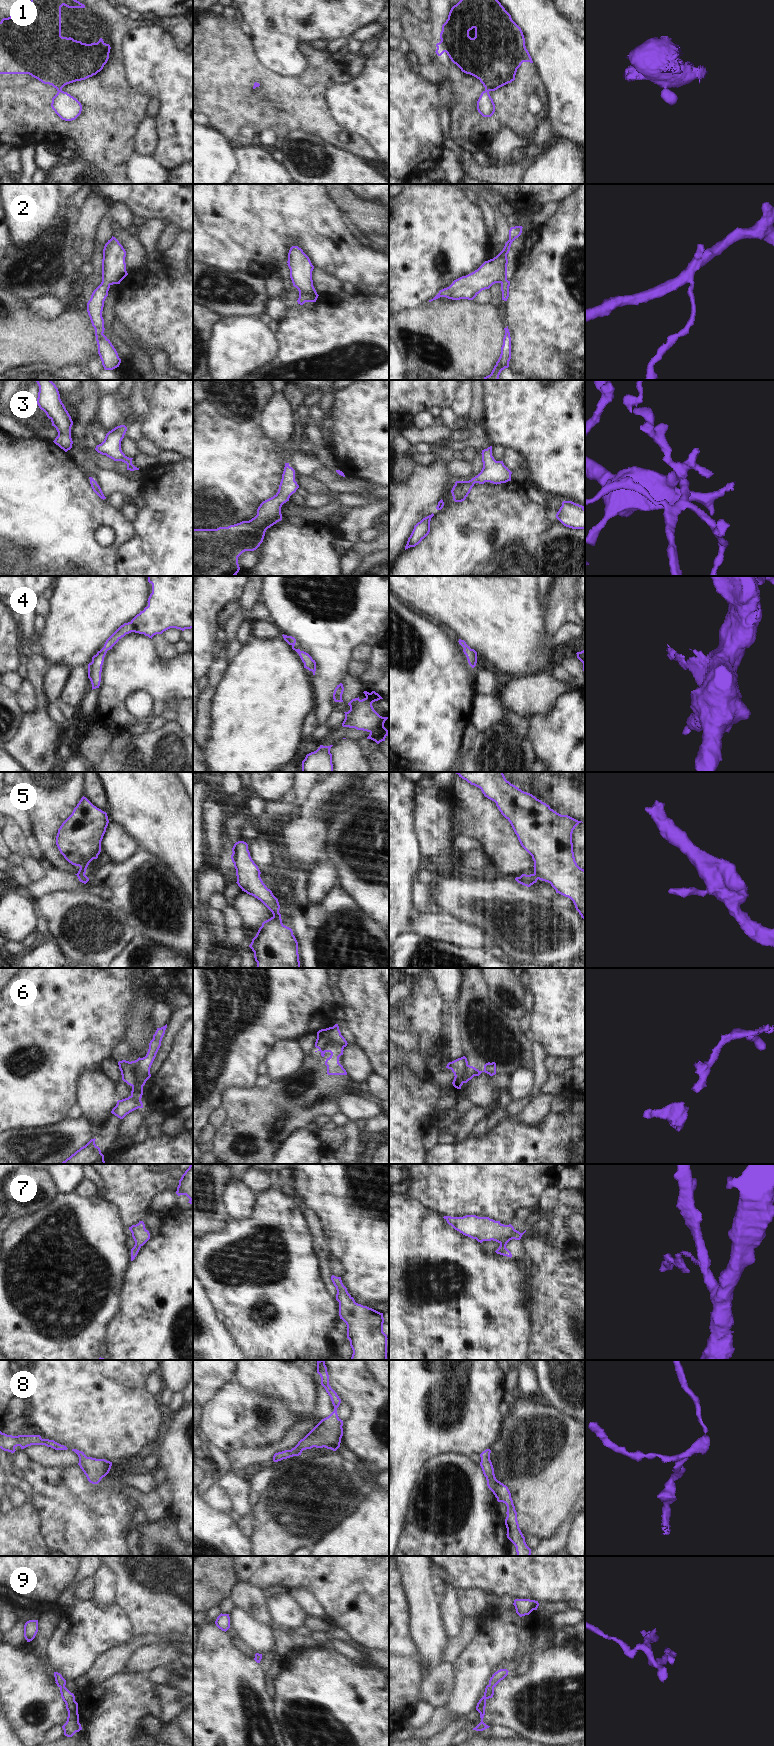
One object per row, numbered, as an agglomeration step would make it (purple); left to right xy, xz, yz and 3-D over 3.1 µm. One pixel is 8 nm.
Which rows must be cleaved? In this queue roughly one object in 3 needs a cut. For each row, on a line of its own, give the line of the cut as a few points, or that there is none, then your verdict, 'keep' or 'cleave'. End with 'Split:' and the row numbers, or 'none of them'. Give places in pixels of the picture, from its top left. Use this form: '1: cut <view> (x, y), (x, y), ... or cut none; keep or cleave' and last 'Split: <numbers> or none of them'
1: cut xy (61, 89), (58, 92); cleave
2: cut none; keep
3: cut none; keep
4: cut none; keep
5: cut xy (84, 873), (77, 875); cleave
6: cut xy (141, 1058), (140, 1077), (132, 1086); cleave
7: cut none; keep
8: cut none; keep
9: cut none; keep
Split: 1, 5, 6

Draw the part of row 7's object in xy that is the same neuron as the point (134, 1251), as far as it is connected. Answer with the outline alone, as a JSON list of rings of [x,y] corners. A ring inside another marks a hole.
[[[139,1221],[138,1224],[129,1227],[132,1233],[132,1237],[135,1241],[134,1247],[131,1249],[131,1261],[135,1259],[140,1248],[150,1239],[150,1233],[145,1228],[143,1221]]]

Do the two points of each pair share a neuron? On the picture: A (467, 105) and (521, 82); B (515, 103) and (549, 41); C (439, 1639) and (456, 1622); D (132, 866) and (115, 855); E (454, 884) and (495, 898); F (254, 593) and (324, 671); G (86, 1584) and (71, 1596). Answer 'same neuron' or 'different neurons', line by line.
A: same neuron
B: different neurons
C: different neurons
D: different neurons
E: same neuron
F: different neurons
G: same neuron

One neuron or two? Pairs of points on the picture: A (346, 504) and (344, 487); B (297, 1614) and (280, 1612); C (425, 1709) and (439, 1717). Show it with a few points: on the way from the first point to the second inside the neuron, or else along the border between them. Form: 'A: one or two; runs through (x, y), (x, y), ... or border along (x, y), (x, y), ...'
A: two; border along (353, 493), (336, 494)
B: one; runs through (293, 1614), (284, 1612)
C: two; border along (435, 1709), (432, 1717), (415, 1729)

